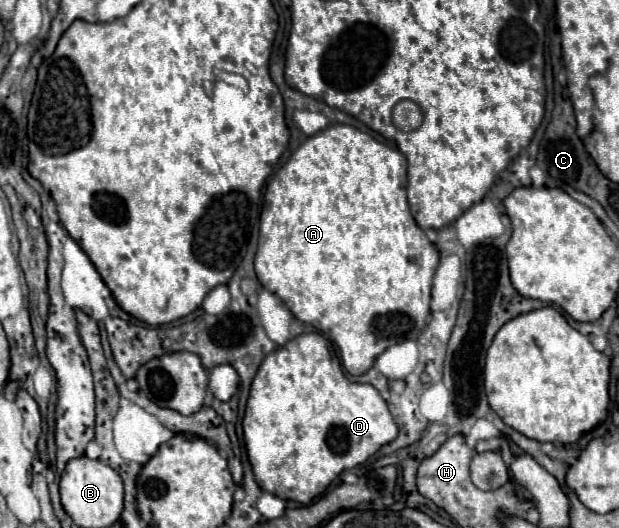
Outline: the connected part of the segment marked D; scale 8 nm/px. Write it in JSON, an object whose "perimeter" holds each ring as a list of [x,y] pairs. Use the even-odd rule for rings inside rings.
{"perimeter":[[[317,332],[299,334],[265,356],[251,384],[243,430],[247,456],[261,490],[299,504],[309,504],[313,498],[323,494],[343,470],[351,470],[365,462],[399,434],[381,394],[371,384],[347,380],[339,360],[331,356],[327,340]]]}

